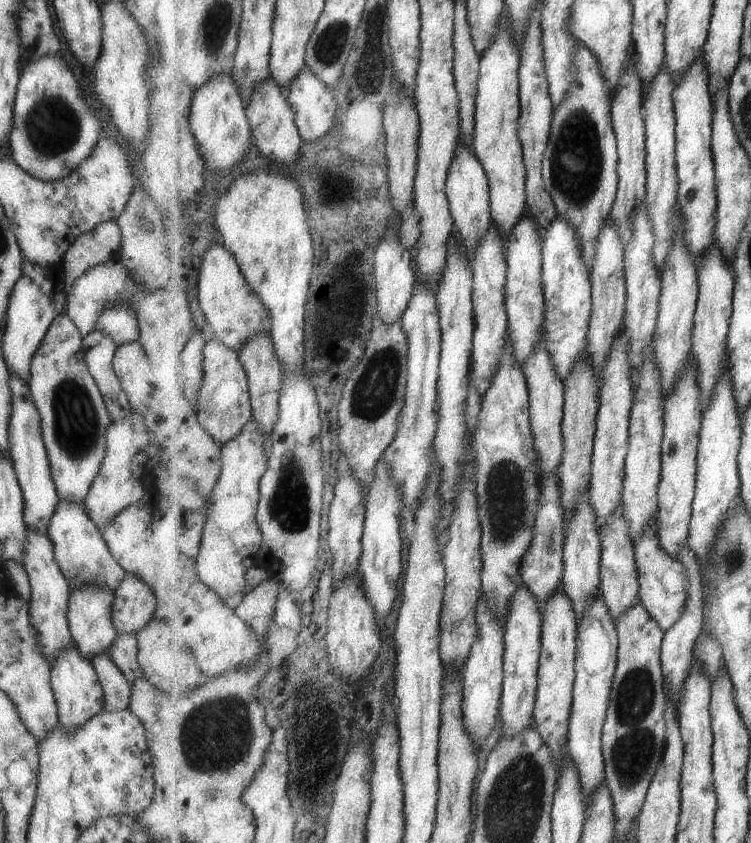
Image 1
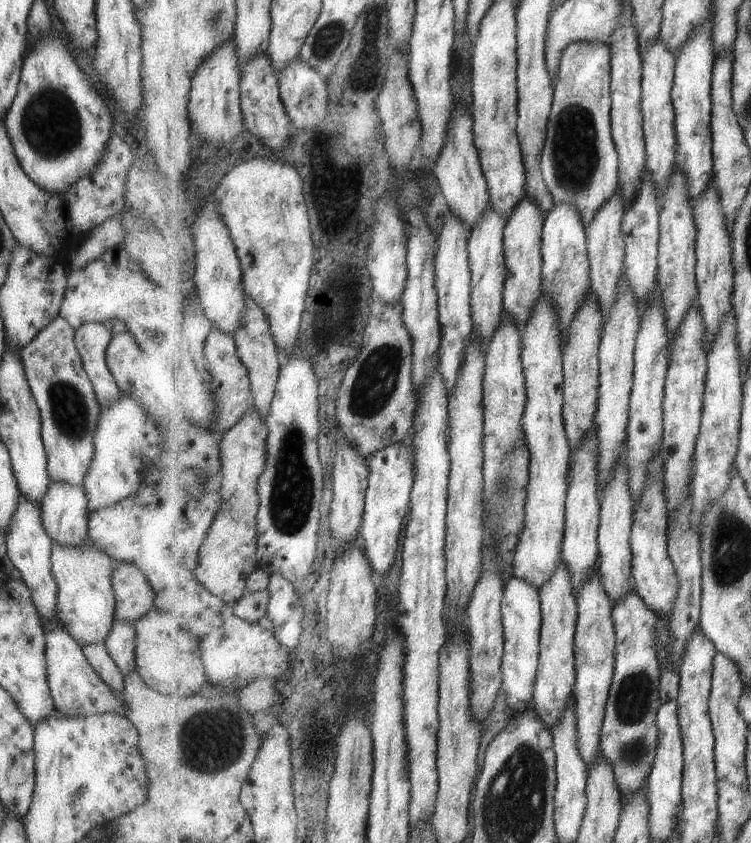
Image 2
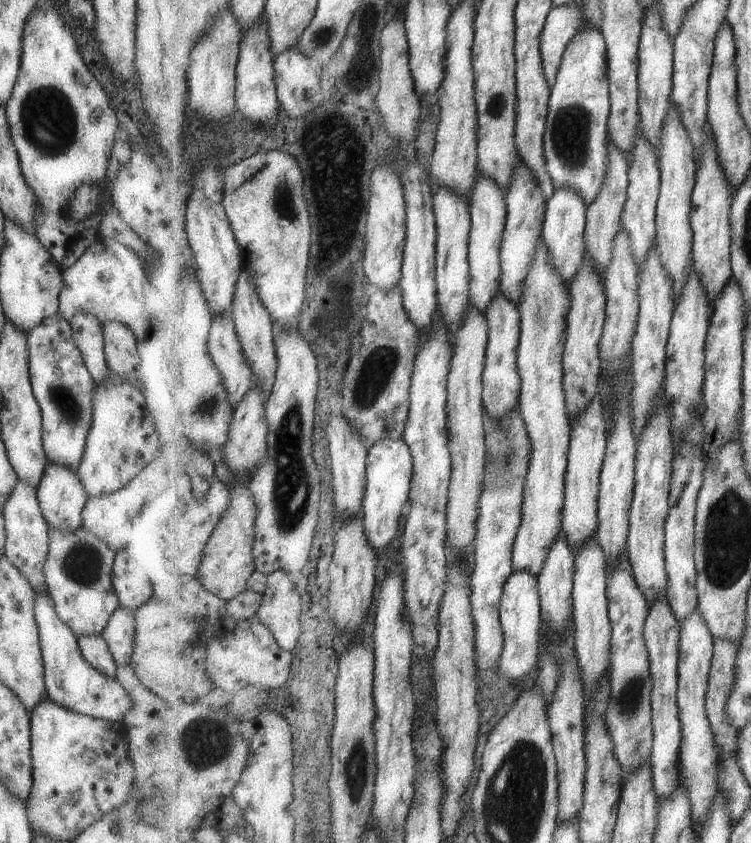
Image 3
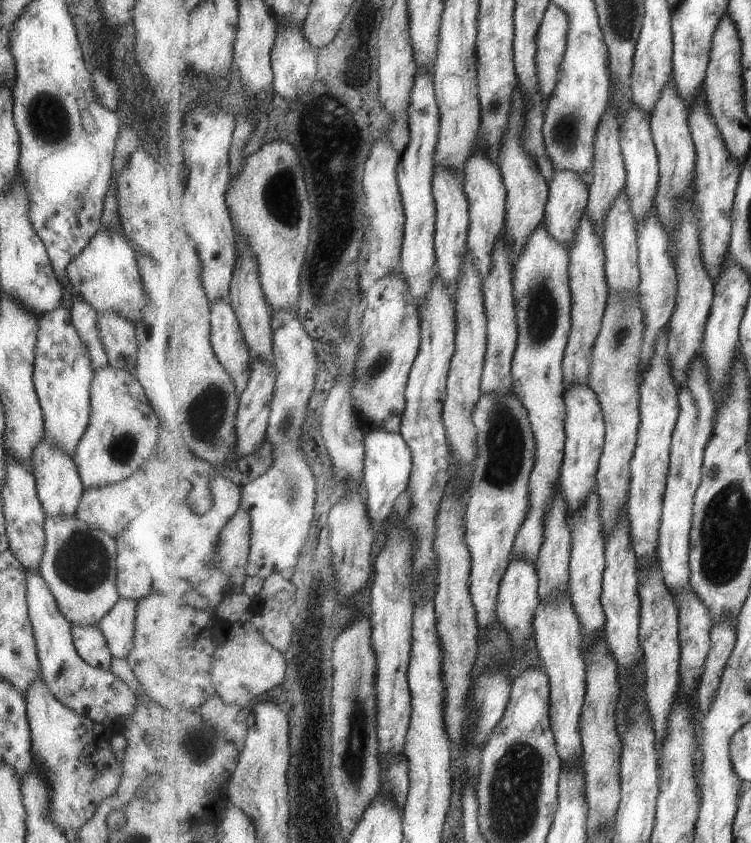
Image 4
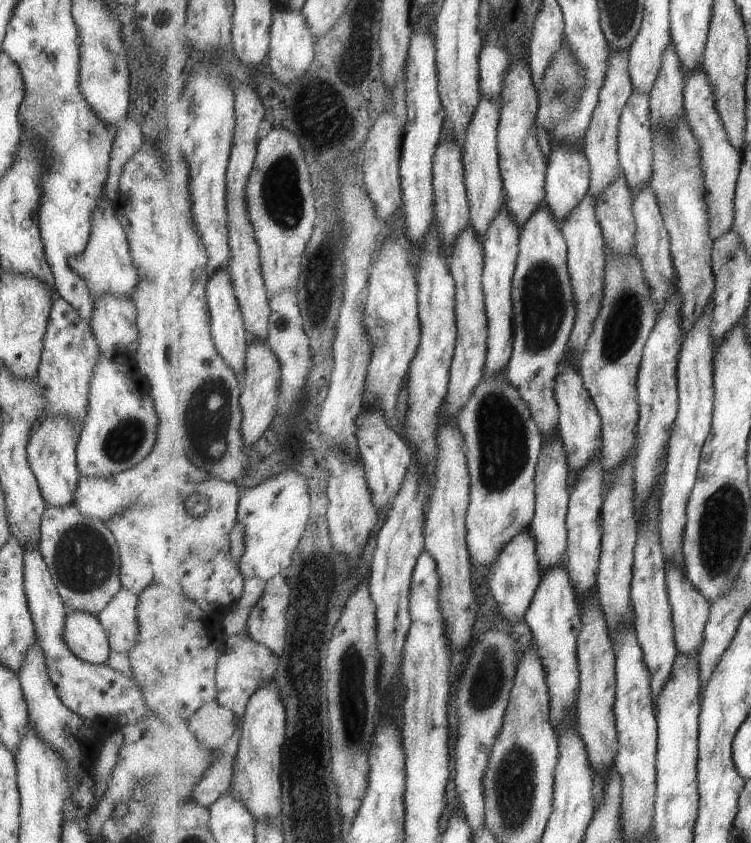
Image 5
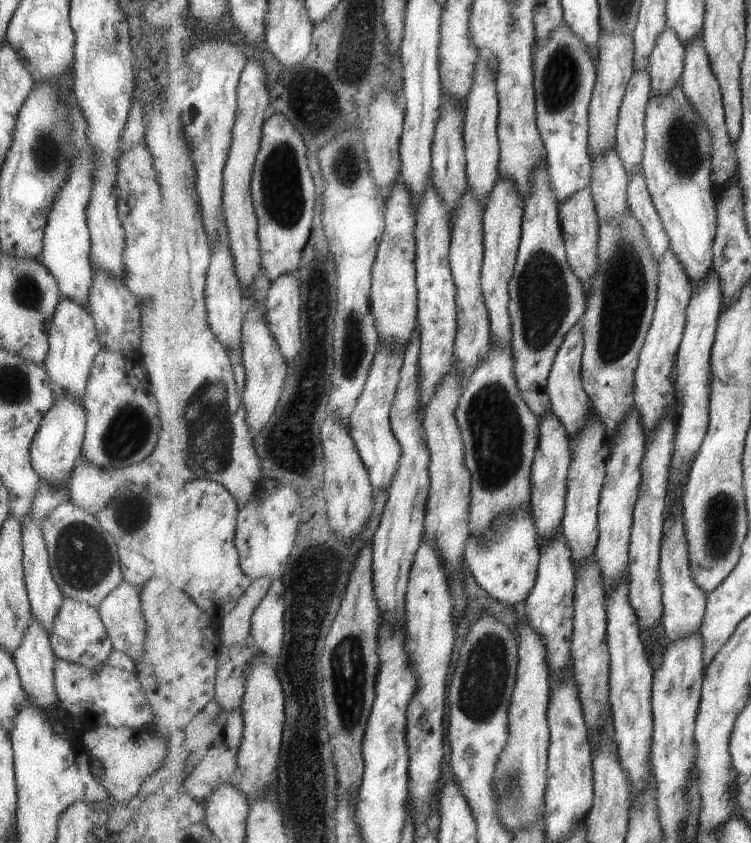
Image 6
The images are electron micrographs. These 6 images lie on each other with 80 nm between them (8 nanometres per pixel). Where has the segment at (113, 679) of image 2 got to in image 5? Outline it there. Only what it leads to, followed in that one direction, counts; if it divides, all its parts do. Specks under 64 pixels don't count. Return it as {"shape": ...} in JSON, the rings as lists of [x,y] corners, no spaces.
{"shape":[[[68,610],[64,618],[63,640],[79,660],[92,665],[103,665],[110,648],[103,627],[95,615]]]}

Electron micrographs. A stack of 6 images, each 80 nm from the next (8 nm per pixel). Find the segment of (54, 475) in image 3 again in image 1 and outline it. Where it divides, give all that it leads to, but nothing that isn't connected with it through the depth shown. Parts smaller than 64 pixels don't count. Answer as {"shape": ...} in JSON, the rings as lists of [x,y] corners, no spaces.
{"shape":[[[58,496],[55,510],[45,528],[45,535],[51,542],[55,563],[68,582],[68,590],[79,588],[87,582],[87,584],[99,584],[101,588],[107,588],[112,592],[126,574],[109,556],[107,546],[95,528],[85,514],[82,502],[65,500]]]}

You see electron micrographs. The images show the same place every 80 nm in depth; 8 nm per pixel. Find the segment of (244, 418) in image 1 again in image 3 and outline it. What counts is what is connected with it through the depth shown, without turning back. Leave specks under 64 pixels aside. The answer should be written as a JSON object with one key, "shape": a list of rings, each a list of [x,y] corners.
{"shape":[[[231,310],[214,315],[208,346],[209,354],[223,376],[229,402],[236,406],[254,388],[255,379],[241,346]]]}

